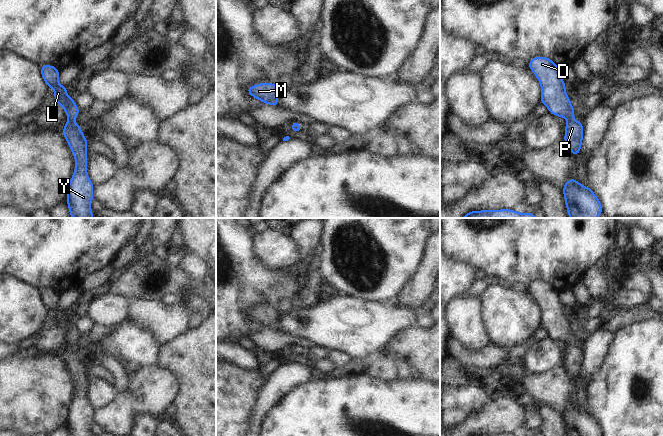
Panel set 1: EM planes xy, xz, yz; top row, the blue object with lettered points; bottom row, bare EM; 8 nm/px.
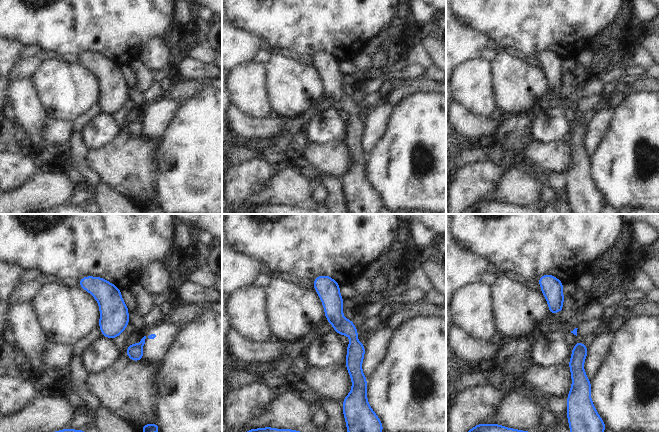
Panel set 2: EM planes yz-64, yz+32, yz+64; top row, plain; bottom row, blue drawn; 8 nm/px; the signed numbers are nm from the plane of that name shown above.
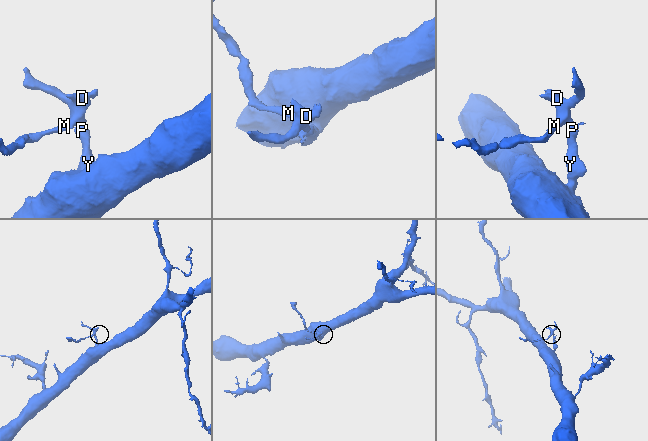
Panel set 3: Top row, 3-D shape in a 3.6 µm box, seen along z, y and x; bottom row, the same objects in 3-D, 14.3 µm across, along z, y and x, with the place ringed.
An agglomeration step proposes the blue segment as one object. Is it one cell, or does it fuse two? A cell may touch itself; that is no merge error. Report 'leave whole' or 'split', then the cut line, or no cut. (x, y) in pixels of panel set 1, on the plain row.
leave whole; cut none

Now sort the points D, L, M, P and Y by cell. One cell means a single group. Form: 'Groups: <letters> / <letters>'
Groups: D L M P Y.

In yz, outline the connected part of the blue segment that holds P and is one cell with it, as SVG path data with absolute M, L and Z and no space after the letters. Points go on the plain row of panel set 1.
M544 280L534 281L528 286L528 292L541 308L541 328L547 330L549 337L568 343L563 365L574 380L578 379L581 375L584 347L573 343L575 333L571 329L571 323L566 320L565 305L559 298L559 291Z

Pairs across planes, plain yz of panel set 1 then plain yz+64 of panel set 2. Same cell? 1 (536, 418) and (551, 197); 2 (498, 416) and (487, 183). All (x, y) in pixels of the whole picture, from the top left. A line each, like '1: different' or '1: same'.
1: same
2: different

